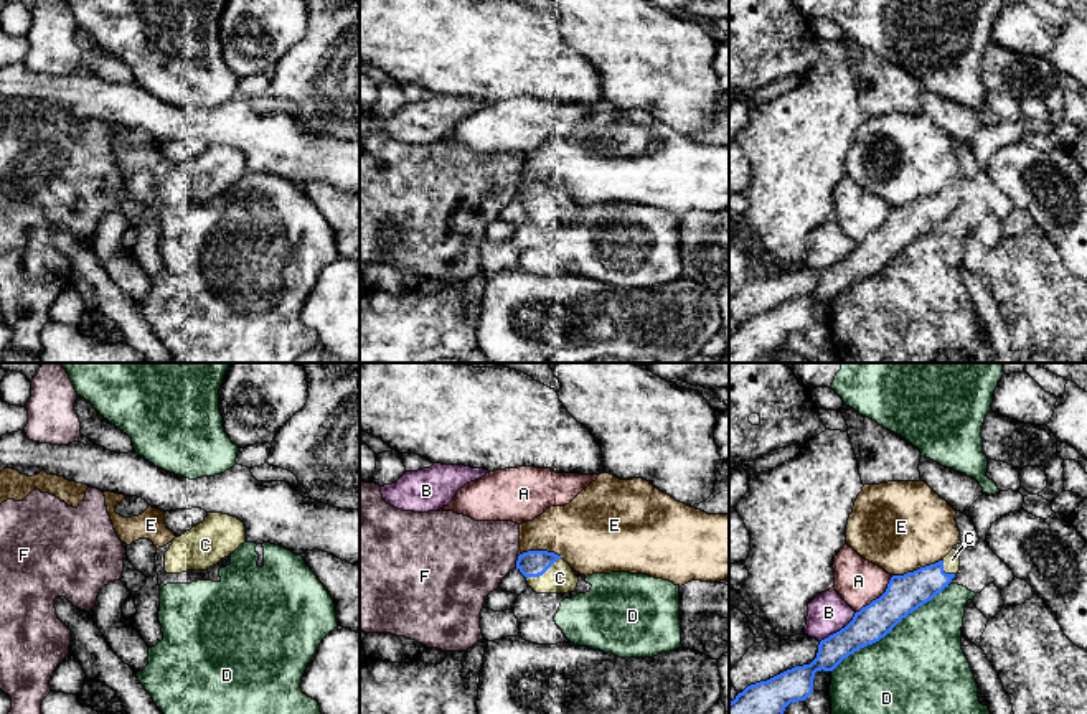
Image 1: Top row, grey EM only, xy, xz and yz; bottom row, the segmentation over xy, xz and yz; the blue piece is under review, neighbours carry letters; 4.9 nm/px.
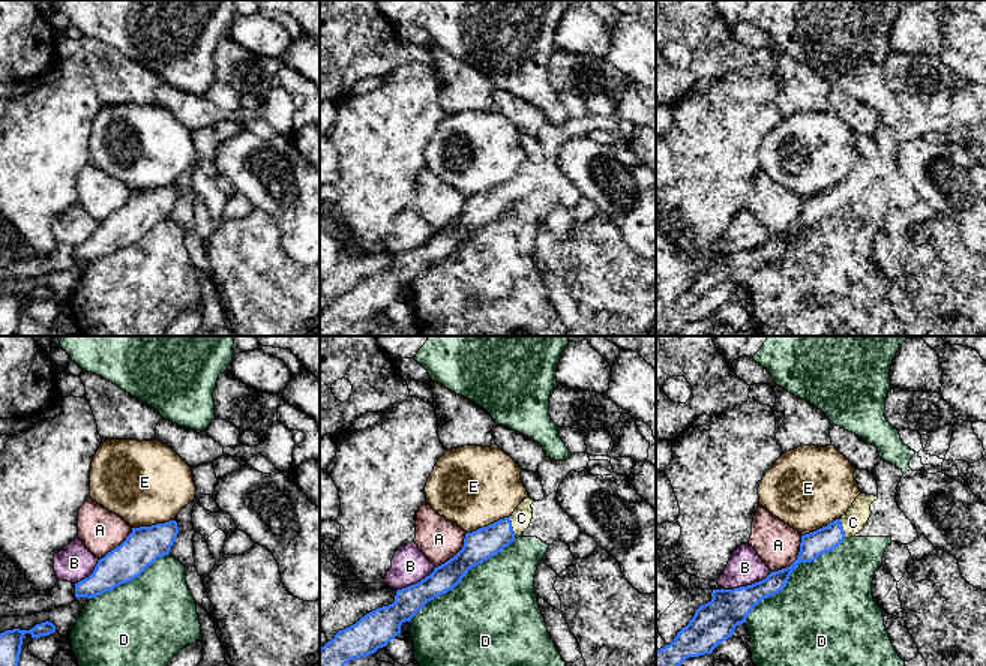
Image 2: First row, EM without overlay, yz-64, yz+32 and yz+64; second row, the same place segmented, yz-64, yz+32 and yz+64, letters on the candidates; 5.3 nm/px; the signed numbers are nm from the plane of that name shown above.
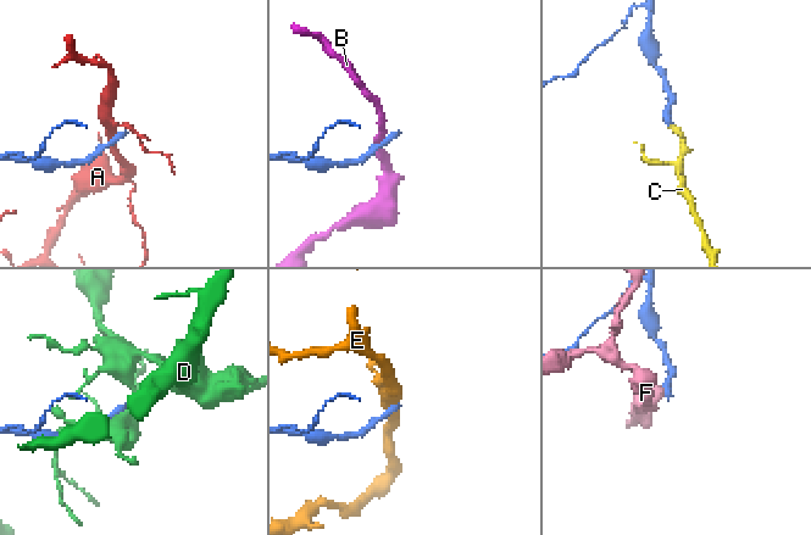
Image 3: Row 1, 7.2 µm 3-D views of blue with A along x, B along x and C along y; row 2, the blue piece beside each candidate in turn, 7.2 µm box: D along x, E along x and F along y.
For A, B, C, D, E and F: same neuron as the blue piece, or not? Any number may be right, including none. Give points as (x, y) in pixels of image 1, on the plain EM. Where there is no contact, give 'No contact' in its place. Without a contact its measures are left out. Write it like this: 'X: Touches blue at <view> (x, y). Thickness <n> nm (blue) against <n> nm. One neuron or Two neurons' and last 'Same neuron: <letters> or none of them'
A: Touches blue at yz (879, 228). Thickness 190 nm (blue) against 220 nm. Two neurons
B: Touches blue at yz (840, 261). Thickness 180 nm (blue) against 190 nm. Two neurons
C: Touches blue at xz (543, 203). Thickness 130 nm (blue) against 150 nm. One neuron
D: Touches blue at yz (889, 261). Thickness 190 nm (blue) against 480 nm. Two neurons
E: Touches blue at yz (917, 200). Thickness 190 nm (blue) against 440 nm. Two neurons
F: Touches blue at xz (517, 192). Thickness 130 nm (blue) against 400 nm. Two neurons
Same neuron: C

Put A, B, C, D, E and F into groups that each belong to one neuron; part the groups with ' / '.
A / B / C / D / E / F

